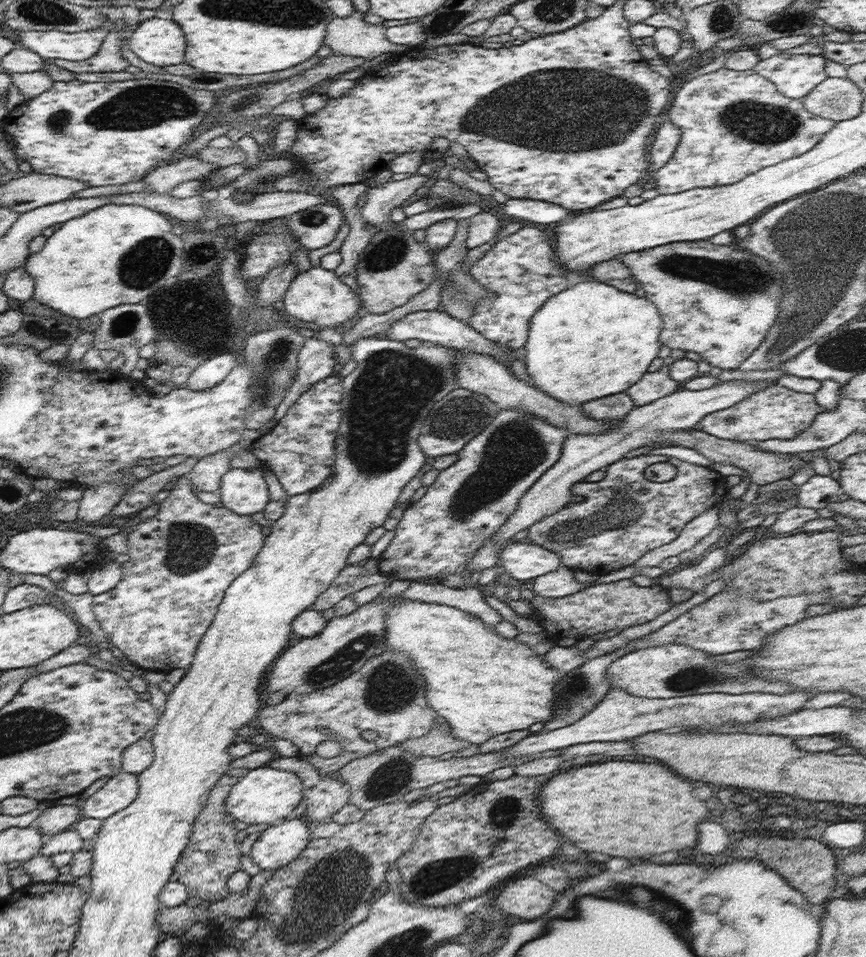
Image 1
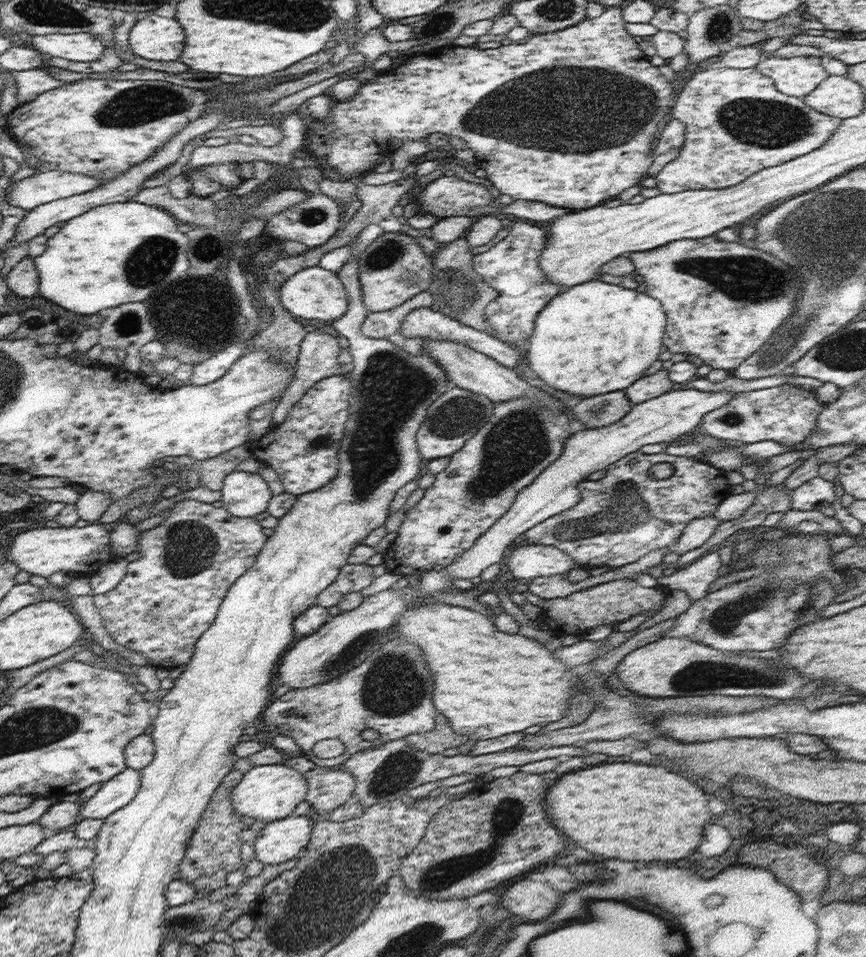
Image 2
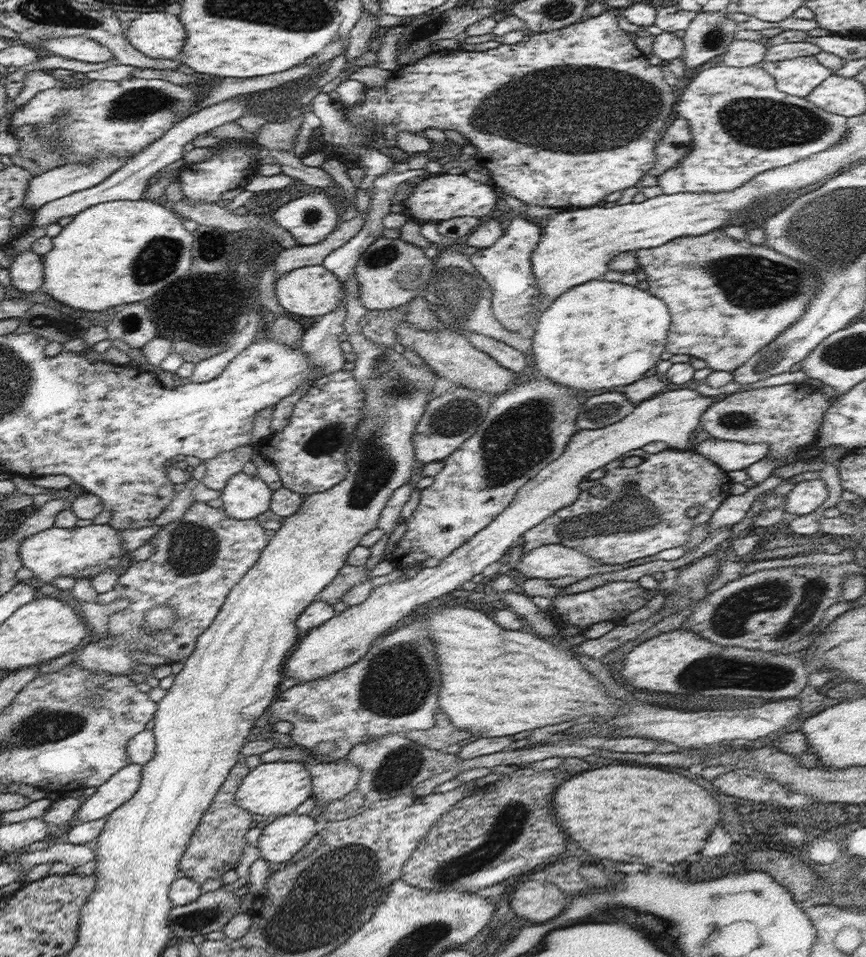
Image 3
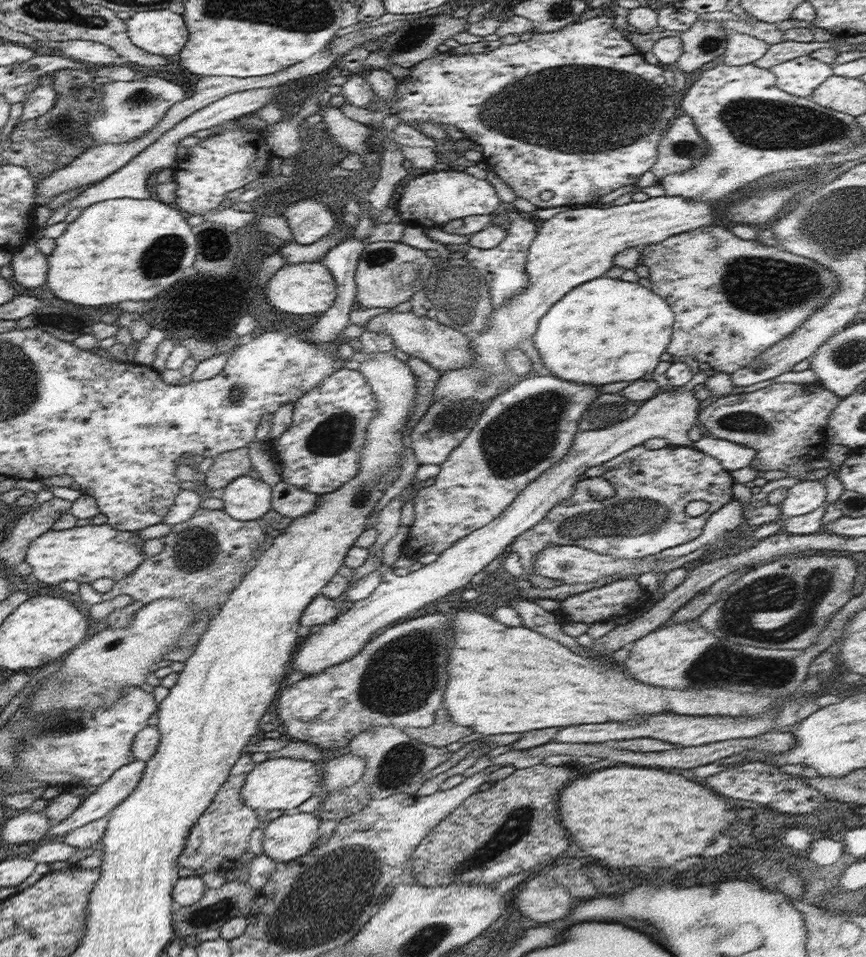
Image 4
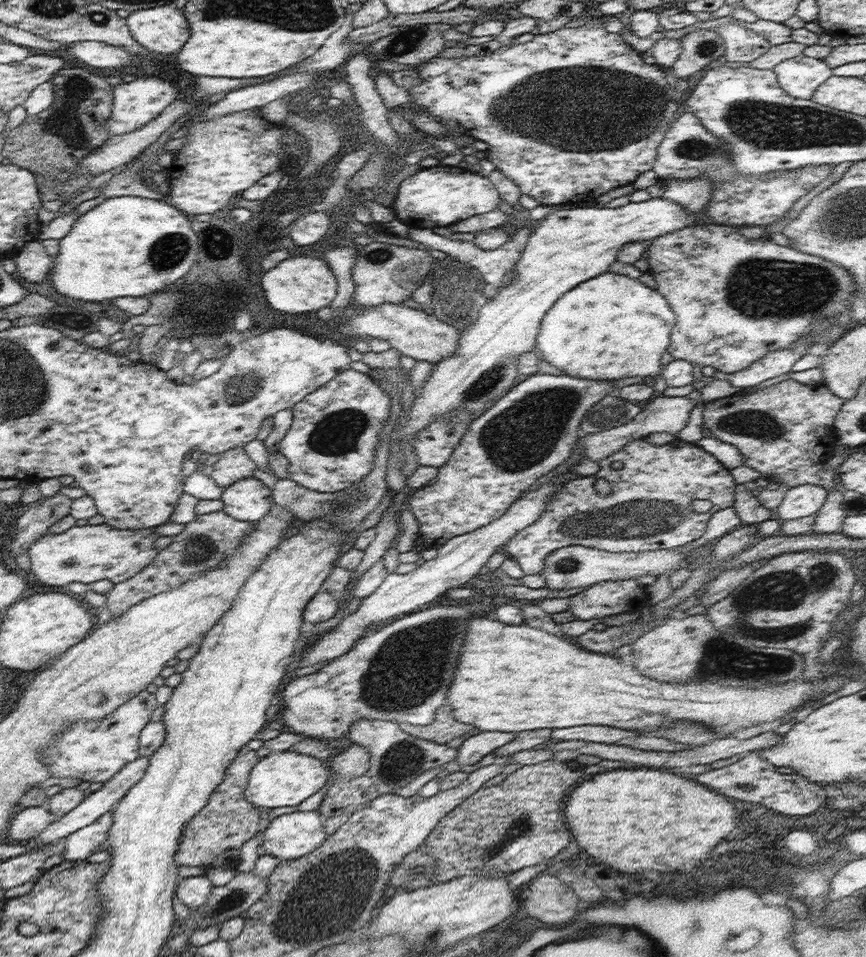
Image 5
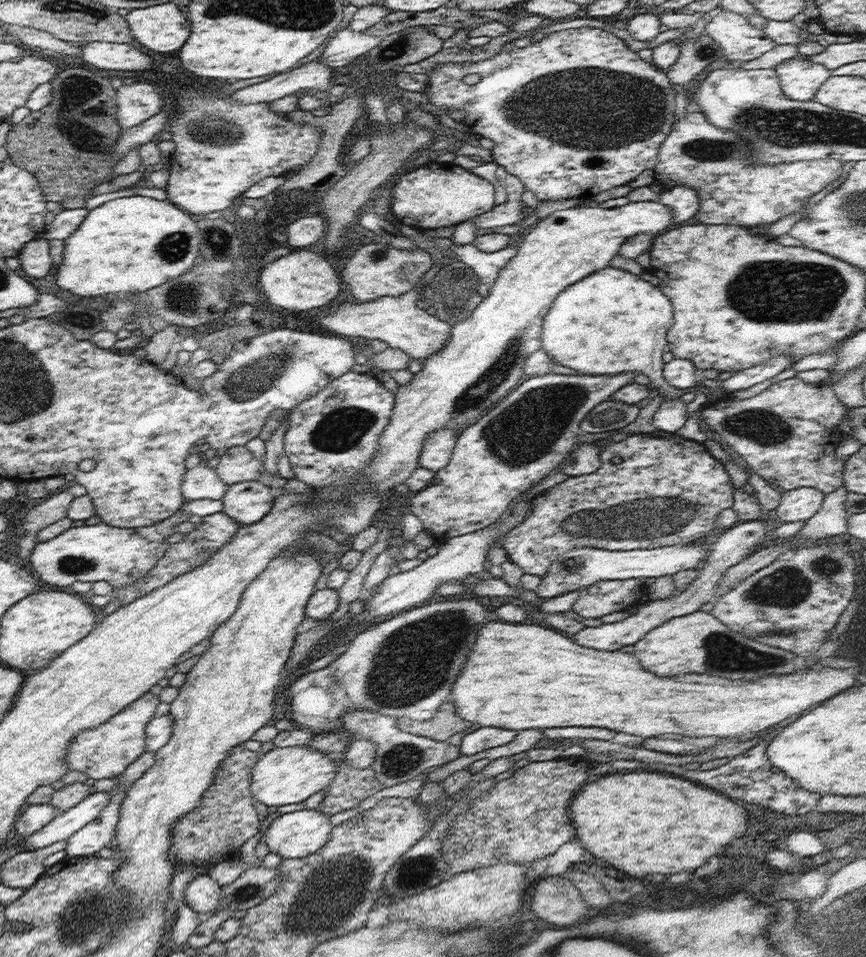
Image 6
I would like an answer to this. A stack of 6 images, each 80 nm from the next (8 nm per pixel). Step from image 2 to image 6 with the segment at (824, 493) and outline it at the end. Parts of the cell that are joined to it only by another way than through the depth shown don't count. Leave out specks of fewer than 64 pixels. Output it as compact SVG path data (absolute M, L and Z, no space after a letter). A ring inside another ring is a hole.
M812 487L784 491L780 504L775 508L777 522L798 522L812 518L823 503L825 494Z

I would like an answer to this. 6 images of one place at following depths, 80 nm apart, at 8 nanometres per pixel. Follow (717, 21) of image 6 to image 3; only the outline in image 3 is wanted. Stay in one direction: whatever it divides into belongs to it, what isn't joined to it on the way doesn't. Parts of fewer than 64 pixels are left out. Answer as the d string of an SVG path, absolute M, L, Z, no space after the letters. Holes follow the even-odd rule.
M735 40L728 45L727 51L723 54L722 64L745 68L754 64L761 64L766 54L768 44L761 40Z

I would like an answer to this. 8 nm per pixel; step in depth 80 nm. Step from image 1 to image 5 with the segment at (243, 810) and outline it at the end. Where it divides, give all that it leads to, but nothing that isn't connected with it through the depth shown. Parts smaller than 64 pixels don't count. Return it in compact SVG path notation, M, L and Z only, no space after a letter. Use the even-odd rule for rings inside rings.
M295 750L271 752L260 758L249 774L245 797L255 806L274 808L280 806L298 806L312 794L316 794L331 779L329 760L316 759L315 756L302 754Z

